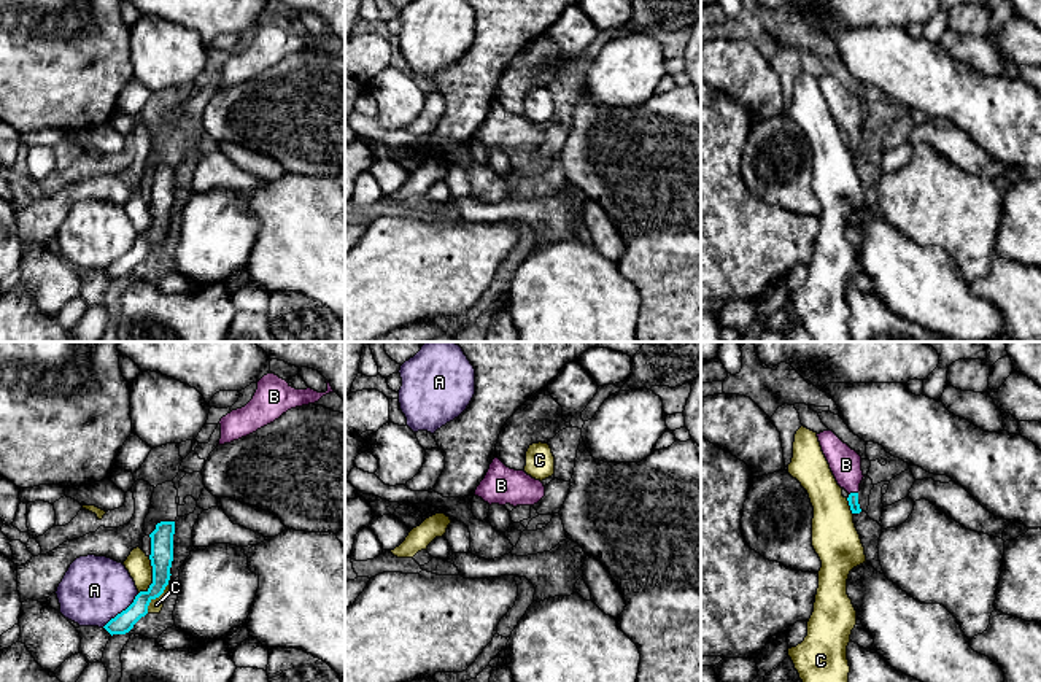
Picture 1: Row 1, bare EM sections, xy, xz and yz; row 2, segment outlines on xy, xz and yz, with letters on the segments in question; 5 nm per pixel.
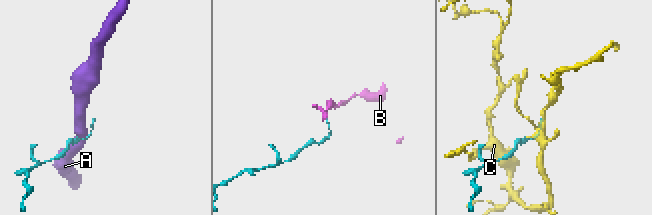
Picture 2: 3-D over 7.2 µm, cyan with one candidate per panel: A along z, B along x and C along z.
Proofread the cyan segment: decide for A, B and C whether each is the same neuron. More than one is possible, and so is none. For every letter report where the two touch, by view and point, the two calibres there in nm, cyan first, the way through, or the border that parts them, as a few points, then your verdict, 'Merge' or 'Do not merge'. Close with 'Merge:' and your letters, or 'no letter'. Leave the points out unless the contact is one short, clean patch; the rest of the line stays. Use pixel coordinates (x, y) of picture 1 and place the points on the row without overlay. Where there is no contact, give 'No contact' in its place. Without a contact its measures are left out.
A: Touches cyan at xy (123, 255). Thickness 100 nm (cyan) against 340 nm. Boundary: xy (139, 237), (102, 271). Do not merge
B: Touches cyan at yz (852, 137). Thickness 50 nm (cyan) against 160 nm. Path across: yz (852, 142), (852, 137), (846, 108). Merge
C: Touches cyan at xy (161, 237). Thickness 120 nm (cyan) against 70 nm. Do not merge
Merge: B

